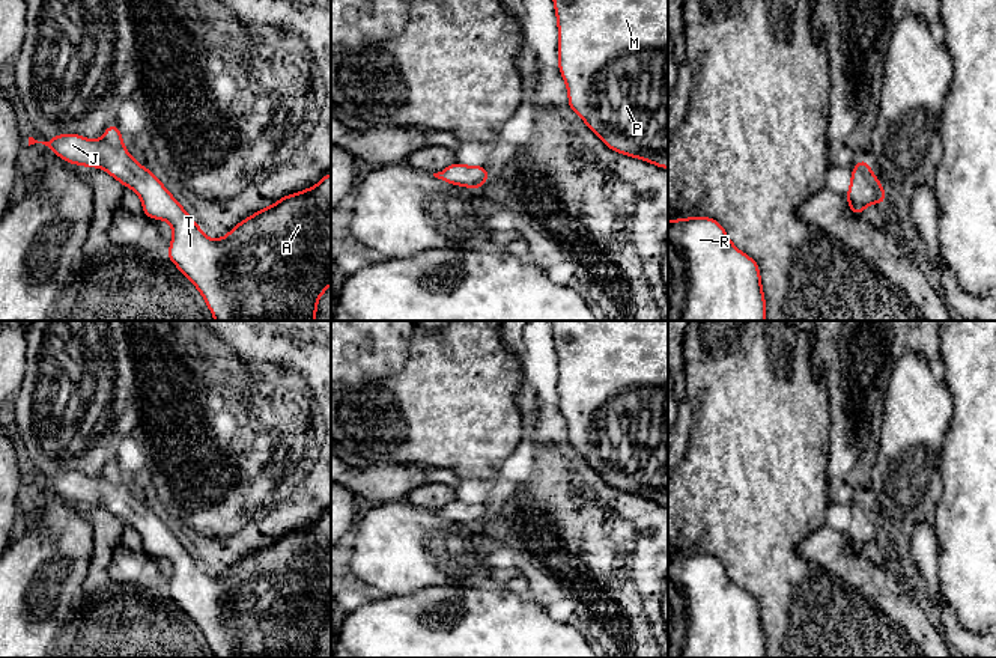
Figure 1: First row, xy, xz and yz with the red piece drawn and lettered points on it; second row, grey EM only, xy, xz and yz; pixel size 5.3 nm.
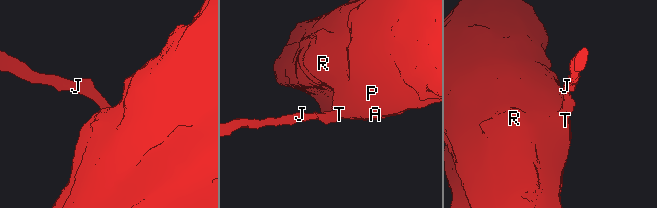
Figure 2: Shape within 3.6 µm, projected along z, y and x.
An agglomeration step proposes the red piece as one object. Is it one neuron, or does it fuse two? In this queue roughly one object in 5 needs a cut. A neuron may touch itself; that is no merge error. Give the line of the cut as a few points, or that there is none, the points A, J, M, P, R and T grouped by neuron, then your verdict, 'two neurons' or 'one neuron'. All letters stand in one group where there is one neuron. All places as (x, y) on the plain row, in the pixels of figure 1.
cut none; groups A J M P R T; one neuron

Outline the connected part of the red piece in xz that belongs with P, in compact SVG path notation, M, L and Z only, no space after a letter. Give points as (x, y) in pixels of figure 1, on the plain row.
M551 321L558 358L558 405L572 446L614 489L668 506L668 321Z

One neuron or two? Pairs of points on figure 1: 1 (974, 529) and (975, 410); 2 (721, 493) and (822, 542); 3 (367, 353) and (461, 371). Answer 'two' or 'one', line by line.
1: one
2: two
3: two

